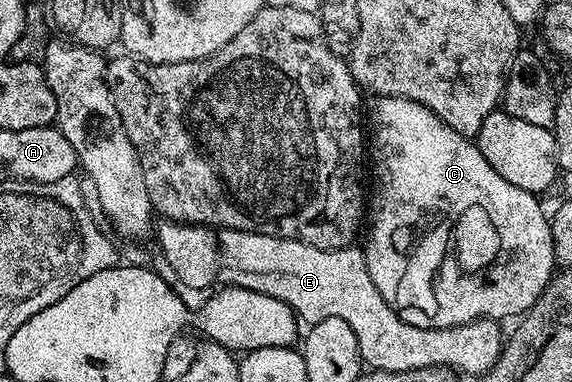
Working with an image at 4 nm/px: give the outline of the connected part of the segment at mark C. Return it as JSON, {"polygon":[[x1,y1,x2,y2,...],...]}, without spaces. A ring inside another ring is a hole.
{"polygon":[[380,96,368,108,368,124,374,127,374,133,368,136,368,152,374,155,374,172,378,175,378,193,368,204,368,228,370,237,364,243,366,253,366,269,384,302,392,306,392,310,404,322,417,328,451,328,467,324,473,320,505,321,505,316,521,317,541,298,542,292,550,285,550,277,555,275,556,261,554,259,554,243,548,212,538,205,539,197,528,190,520,190,520,186,512,186,512,182,504,182,492,166,488,166,488,158,480,154,477,143,471,137,462,136,452,126,445,124,432,110,412,102,408,98,395,96]]}

